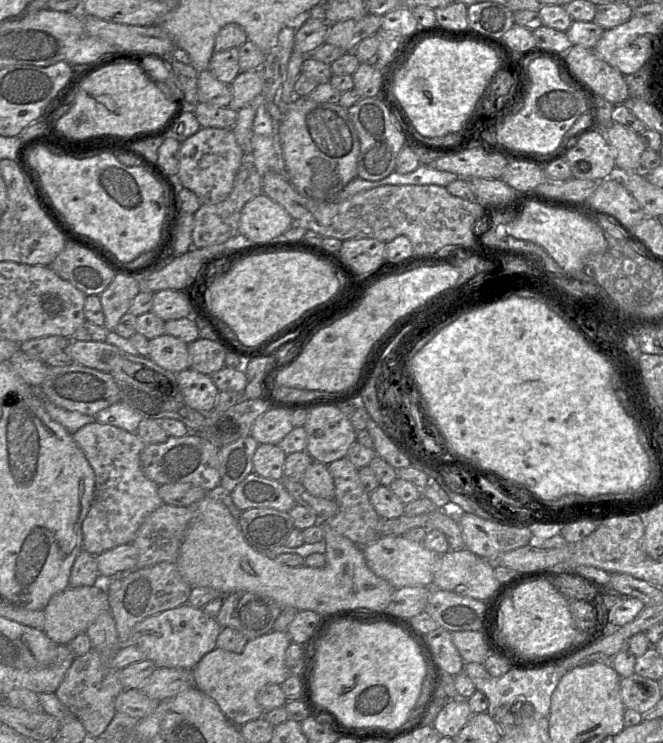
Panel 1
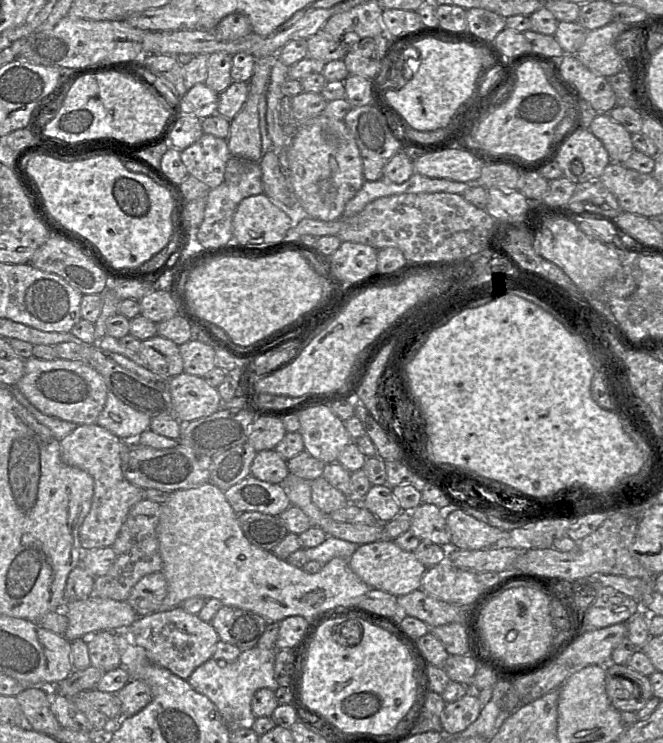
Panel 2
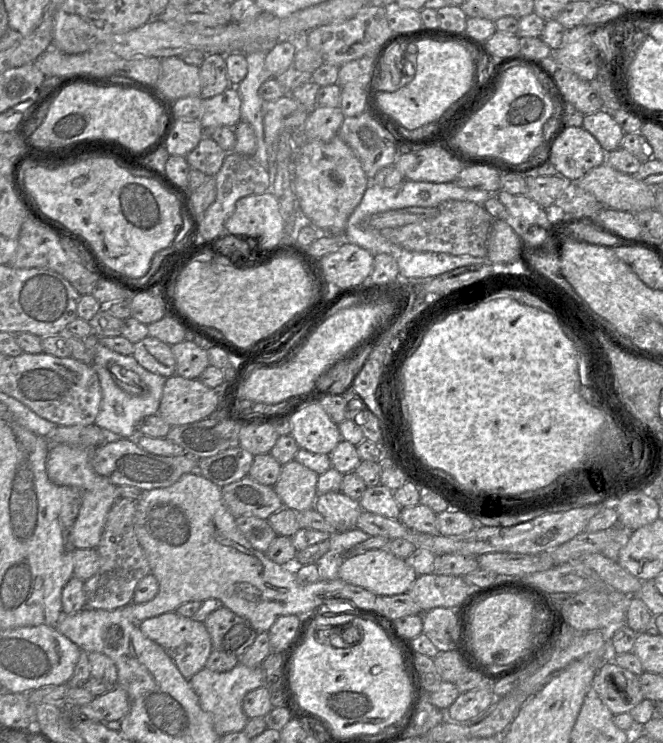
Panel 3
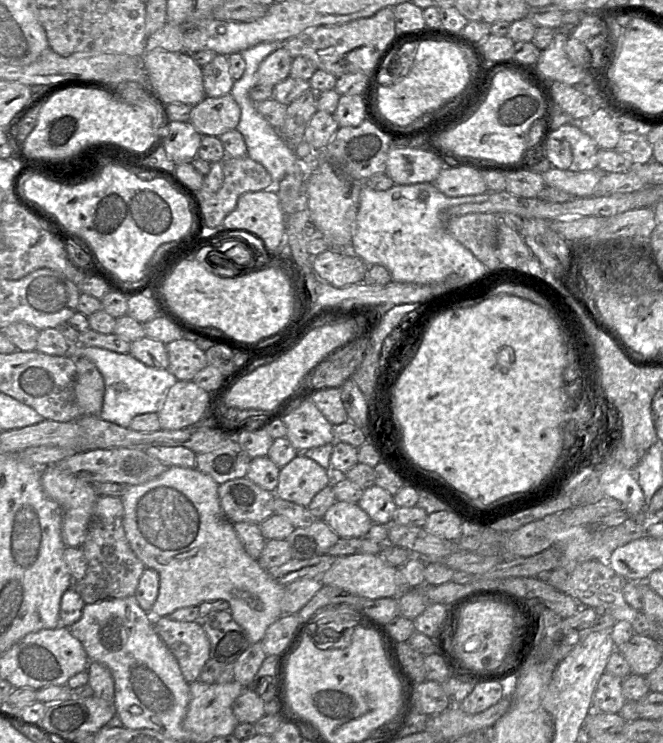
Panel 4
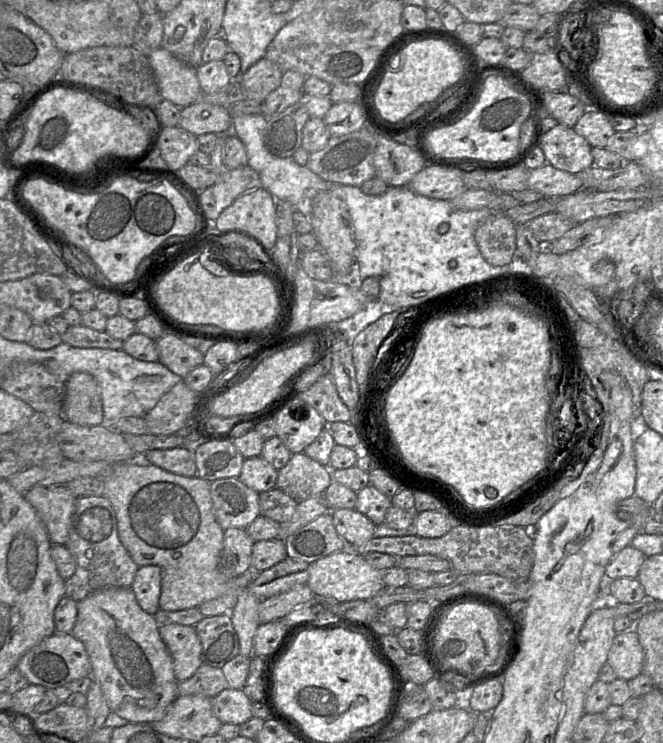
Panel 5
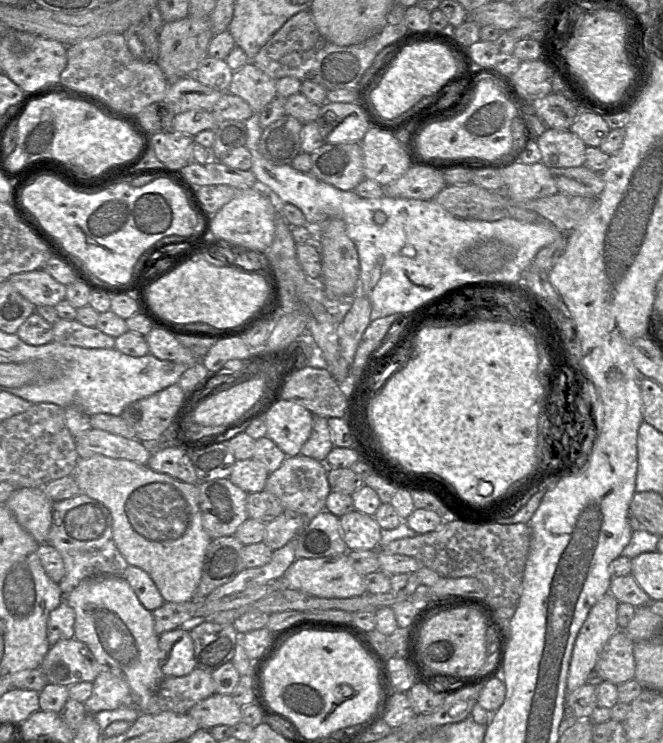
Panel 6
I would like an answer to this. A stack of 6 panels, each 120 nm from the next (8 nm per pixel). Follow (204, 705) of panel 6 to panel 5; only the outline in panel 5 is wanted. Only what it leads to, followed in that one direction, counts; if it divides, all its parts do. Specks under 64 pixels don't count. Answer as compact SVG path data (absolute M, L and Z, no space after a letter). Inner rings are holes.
M227 688L211 699L214 715L224 724L241 725L251 719L252 701L242 689Z

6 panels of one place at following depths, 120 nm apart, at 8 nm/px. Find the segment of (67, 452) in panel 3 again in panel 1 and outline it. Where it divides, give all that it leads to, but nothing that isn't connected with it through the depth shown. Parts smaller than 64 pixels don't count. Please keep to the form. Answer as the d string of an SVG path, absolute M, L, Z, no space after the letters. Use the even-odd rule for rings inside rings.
M94 421L73 433L72 438L95 475L94 495L82 522L82 533L83 550L97 556L131 542L144 518L163 501L158 495L159 485L149 480L142 471L140 453L147 444L136 433Z

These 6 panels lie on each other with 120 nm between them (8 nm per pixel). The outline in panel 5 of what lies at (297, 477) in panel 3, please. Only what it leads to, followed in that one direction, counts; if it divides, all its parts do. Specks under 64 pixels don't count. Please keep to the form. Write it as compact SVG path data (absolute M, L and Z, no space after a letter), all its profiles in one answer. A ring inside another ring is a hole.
M302 452L292 454L288 463L278 471L276 487L299 503L314 496L322 496L331 482L332 470Z

